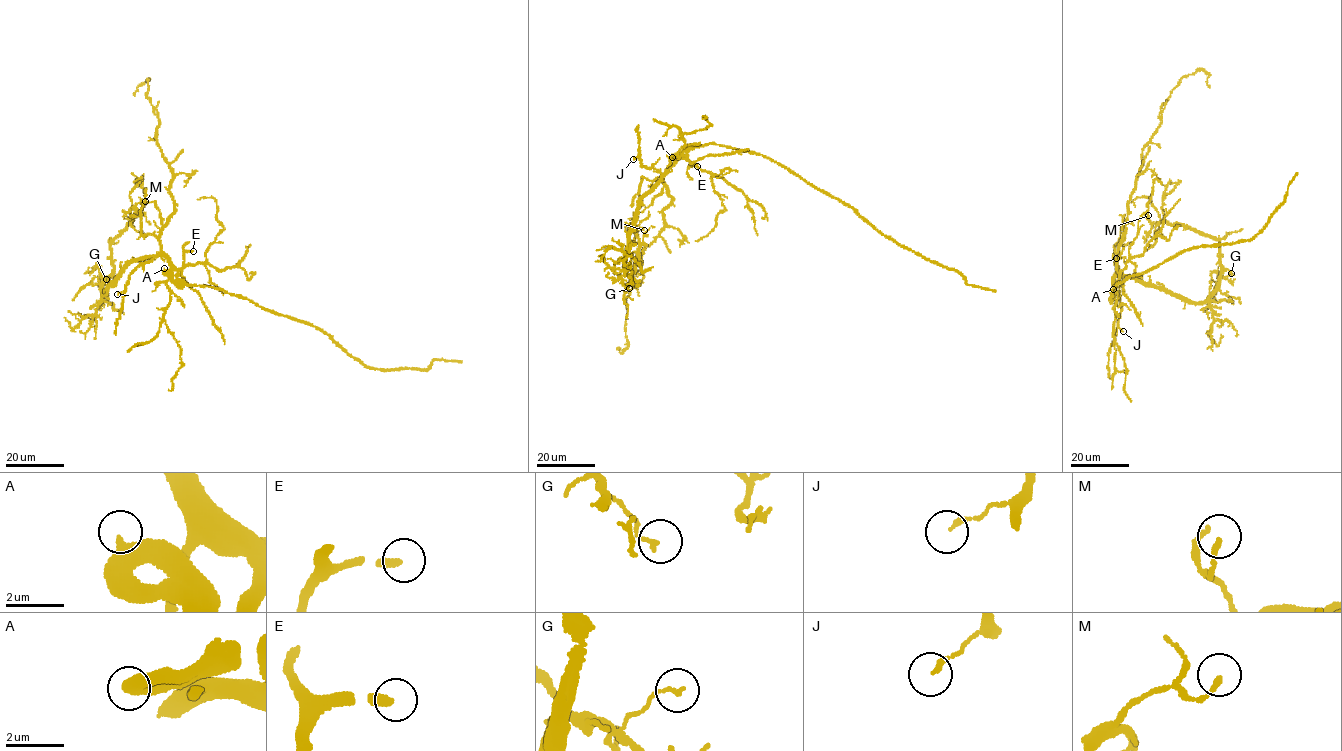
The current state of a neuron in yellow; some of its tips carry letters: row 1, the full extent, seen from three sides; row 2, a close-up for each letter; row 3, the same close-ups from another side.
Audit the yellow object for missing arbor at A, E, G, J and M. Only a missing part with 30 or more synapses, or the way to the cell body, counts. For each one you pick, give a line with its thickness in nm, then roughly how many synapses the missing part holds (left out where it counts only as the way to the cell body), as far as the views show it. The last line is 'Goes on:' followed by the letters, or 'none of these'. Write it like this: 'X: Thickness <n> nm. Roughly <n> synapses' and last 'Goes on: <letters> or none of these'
E: Thickness 280 nm
Goes on: E

